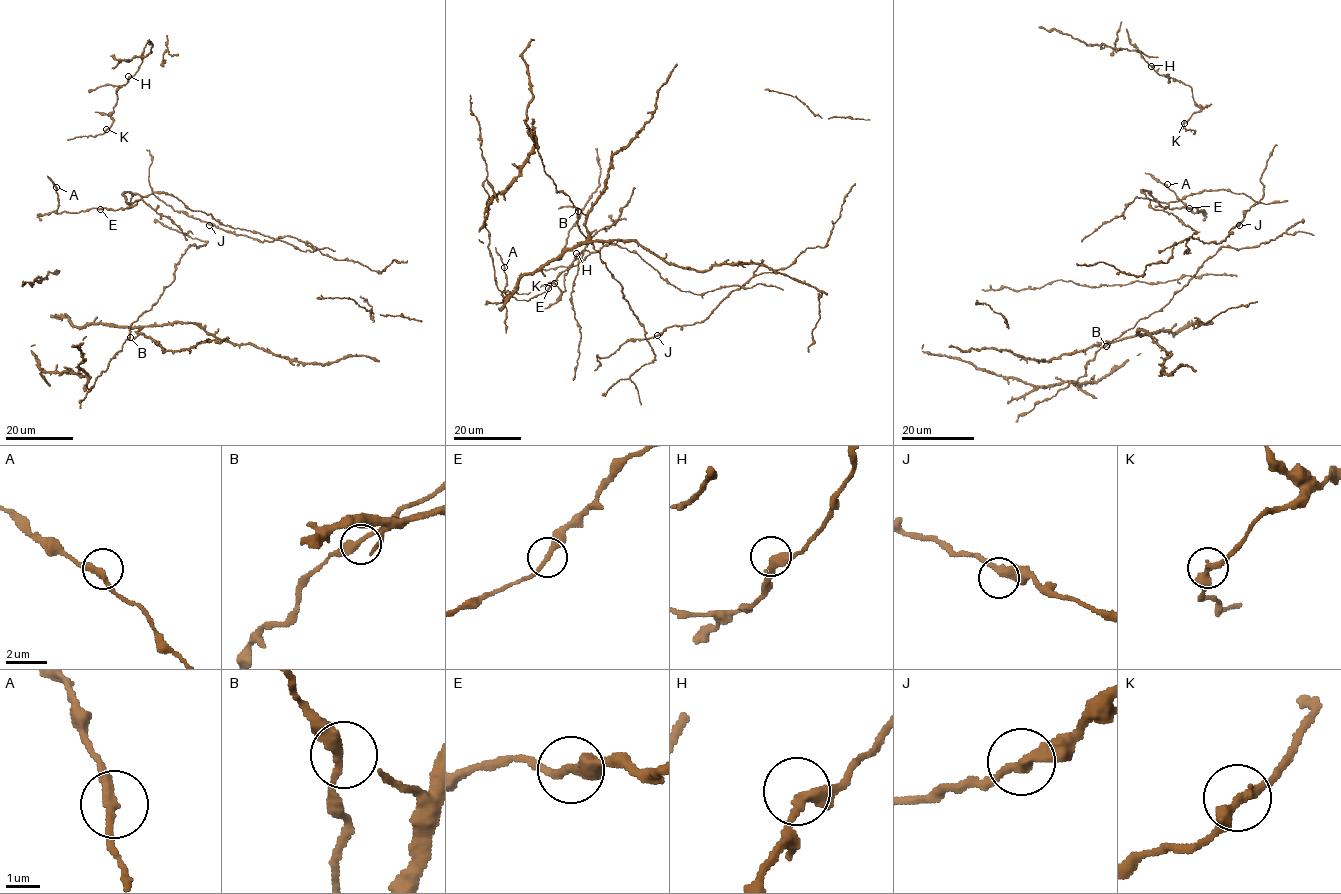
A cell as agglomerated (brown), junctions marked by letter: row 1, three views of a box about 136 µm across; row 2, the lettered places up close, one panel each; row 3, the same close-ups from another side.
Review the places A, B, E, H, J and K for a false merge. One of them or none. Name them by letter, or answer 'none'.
none

